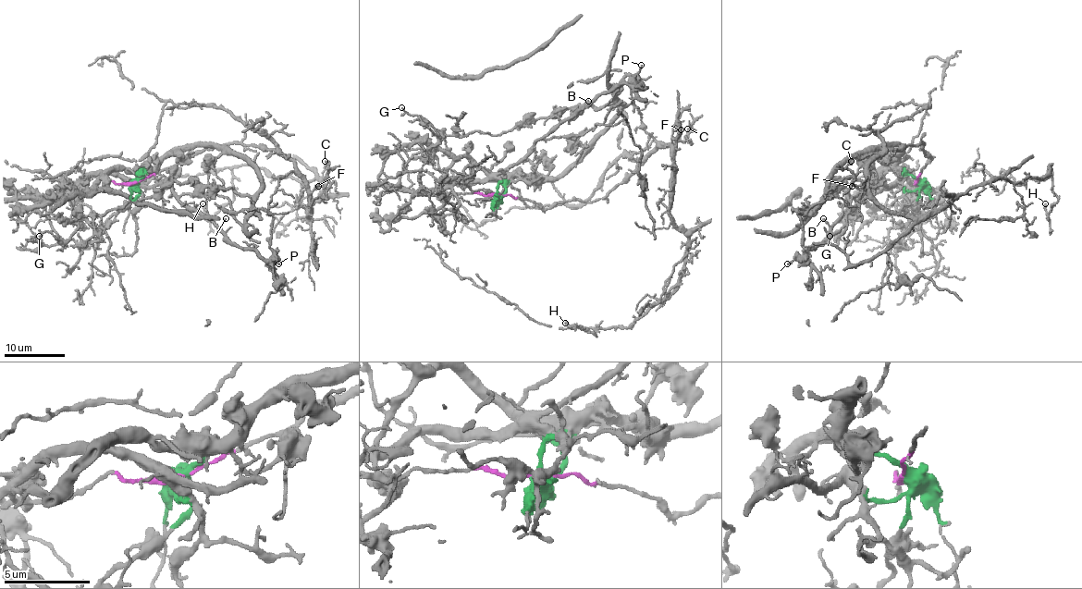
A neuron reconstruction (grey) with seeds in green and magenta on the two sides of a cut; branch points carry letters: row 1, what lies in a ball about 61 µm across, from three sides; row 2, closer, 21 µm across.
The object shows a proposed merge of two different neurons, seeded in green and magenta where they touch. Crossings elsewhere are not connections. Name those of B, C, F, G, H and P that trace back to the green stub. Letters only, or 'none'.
B, G, P

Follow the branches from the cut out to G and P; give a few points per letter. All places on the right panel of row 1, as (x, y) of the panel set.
G: (917, 181), (904, 188), (902, 174), (914, 200), (906, 209), (871, 218), (850, 242), (830, 237)
P: (917, 181), (918, 186), (913, 190), (903, 190), (897, 185), (873, 185), (805, 258), (793, 259), (788, 263)

